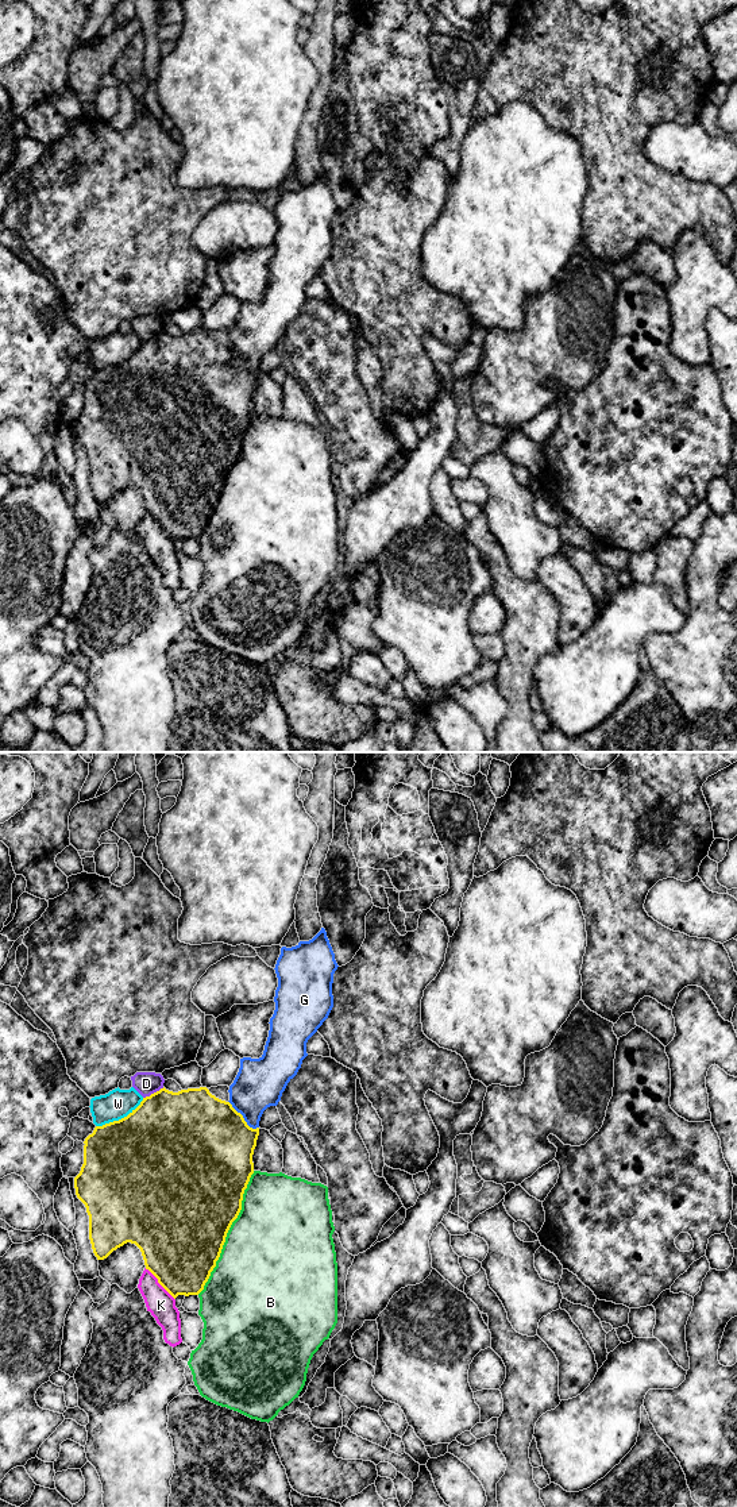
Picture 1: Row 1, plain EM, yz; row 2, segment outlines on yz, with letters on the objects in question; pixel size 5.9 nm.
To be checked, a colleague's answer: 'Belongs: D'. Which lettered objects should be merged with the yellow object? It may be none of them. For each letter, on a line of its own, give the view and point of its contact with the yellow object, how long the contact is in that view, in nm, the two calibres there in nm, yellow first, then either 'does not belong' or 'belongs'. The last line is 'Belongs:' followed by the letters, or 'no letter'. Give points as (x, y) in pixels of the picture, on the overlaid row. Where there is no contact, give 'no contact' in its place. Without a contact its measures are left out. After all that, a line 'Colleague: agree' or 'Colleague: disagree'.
B: contact yz (227, 1232); length 800 nm; calibres 500 and 500 nm; does not belong
D: contact yz (154, 1093); length 140 nm; calibres 480 and 140 nm; does not belong
G: contact yz (243, 1118); length 240 nm; calibres 500 and 300 nm; does not belong
K: contact yz (158, 1282); length 260 nm; calibres 460 and 160 nm; does not belong
W: contact yz (122, 1118); length 340 nm; calibres 500 and 180 nm; does not belong
Belongs: no letter
Colleague: disagree

